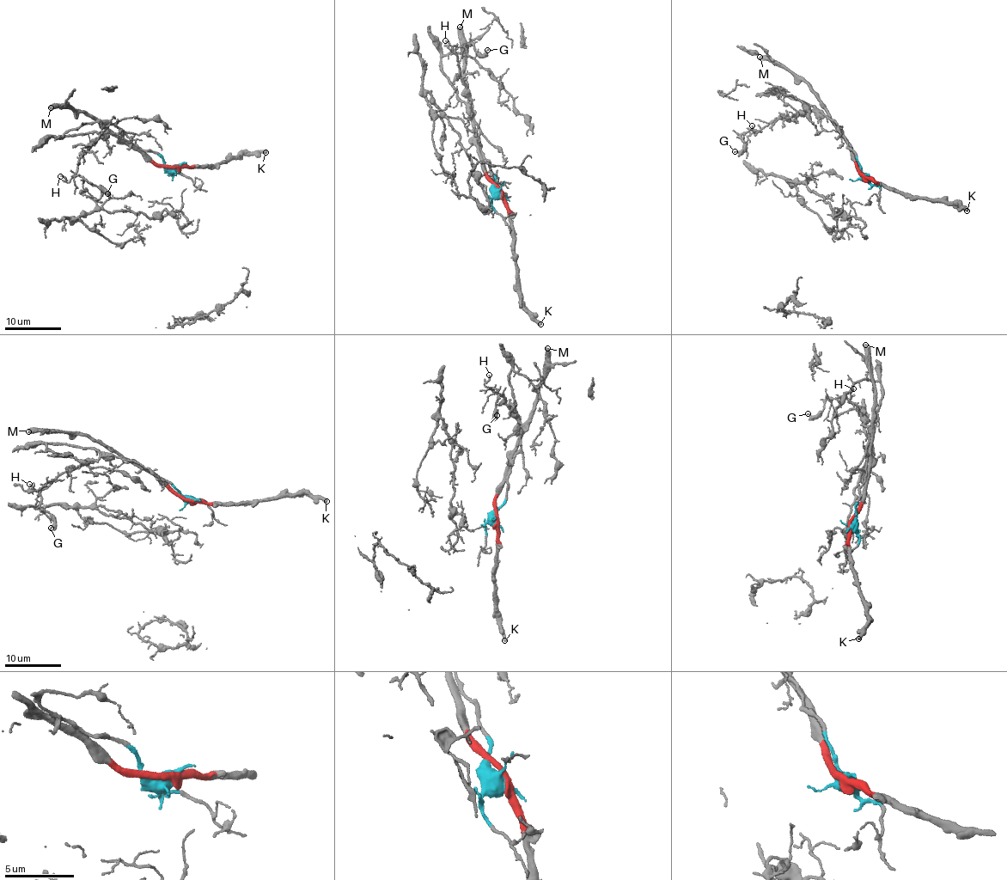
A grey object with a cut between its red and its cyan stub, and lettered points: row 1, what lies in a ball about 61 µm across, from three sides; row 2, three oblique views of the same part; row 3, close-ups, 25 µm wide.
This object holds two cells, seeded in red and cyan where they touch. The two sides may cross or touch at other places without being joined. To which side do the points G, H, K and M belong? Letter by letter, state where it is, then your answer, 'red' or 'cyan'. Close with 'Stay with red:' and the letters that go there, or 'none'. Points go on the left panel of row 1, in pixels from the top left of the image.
G: (107, 193) | cyan
H: (60, 176) | cyan
K: (265, 152) | red
M: (51, 107) | red
Stay with red: K, M

